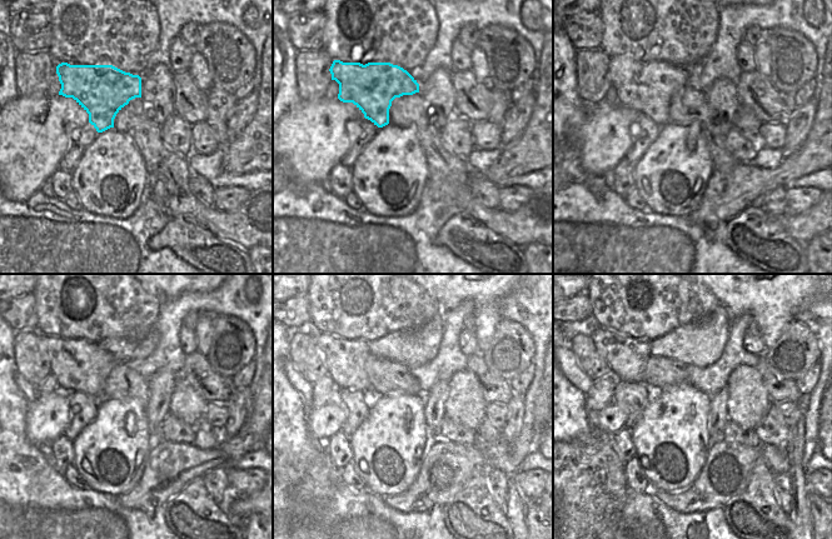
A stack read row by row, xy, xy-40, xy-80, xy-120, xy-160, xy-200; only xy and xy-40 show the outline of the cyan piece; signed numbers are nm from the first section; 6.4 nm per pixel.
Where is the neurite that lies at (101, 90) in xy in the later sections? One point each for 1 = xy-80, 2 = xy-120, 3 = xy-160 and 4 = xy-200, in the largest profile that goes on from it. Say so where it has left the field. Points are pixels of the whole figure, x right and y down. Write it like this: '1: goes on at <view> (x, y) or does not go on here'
1: goes on at xy-80 (646, 86)
2: goes on at xy-120 (79, 365)
3: goes on at xy-160 (344, 359)
4: goes on at xy-200 (626, 357)

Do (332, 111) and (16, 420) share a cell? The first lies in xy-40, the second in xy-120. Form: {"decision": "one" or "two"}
{"decision": "two"}

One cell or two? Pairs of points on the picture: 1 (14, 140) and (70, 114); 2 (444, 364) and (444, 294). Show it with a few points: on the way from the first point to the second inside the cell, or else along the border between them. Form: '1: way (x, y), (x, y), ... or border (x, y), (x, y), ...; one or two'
1: way (28, 138), (56, 120); one
2: border (442, 310), (466, 300), (474, 310); two

